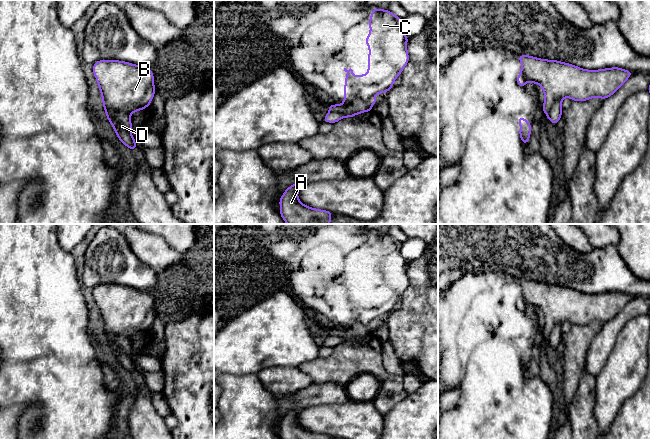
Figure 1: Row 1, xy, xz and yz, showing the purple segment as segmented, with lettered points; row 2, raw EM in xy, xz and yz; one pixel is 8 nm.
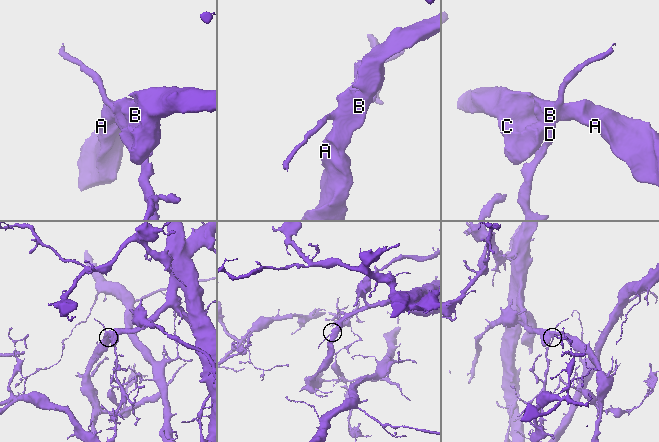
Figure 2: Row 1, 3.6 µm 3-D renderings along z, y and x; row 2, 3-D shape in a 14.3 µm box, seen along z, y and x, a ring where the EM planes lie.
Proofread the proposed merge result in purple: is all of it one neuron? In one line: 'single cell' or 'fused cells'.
fused cells

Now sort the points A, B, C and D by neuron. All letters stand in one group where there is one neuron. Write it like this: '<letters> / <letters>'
A B C / D

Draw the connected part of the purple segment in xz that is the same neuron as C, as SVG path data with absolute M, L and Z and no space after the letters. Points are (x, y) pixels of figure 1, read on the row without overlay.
M373 232L369 243L371 254L365 266L369 270L368 297L354 300L351 292L349 294L344 292L344 295L349 298L345 300L344 326L341 329L329 329L329 336L338 336L349 342L359 337L371 335L373 328L379 325L373 320L378 317L385 318L393 311L394 305L409 285L407 276L409 261L401 255L401 245L401 242L389 234Z

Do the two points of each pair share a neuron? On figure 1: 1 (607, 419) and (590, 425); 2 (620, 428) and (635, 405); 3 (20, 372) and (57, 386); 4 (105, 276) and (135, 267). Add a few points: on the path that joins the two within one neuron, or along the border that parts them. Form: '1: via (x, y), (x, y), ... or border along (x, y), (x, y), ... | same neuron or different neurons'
1: border along (594, 400), (594, 417), (598, 428) | different neurons
2: via (626, 422), (635, 411) | same neuron
3: via (29, 372), (43, 372), (48, 377) | same neuron
4: via (112, 269), (114, 267), (128, 267) | same neuron

